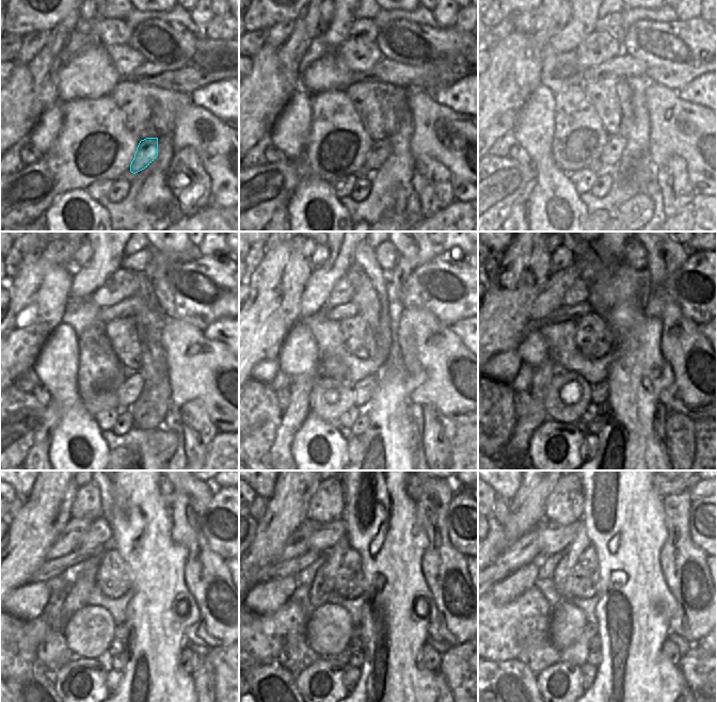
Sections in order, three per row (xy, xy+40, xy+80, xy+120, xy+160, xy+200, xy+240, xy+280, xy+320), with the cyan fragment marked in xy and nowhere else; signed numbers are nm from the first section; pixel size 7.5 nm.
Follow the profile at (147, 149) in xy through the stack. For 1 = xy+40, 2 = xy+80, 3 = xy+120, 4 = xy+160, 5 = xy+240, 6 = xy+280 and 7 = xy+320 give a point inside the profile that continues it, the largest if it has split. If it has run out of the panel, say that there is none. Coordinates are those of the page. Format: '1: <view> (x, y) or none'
1: xy+40 (381, 149)
2: xy+80 (612, 152)
3: xy+120 (130, 391)
4: xy+160 (364, 391)
5: xy+240 (122, 632)
6: xy+280 (356, 632)
7: xy+320 (576, 654)

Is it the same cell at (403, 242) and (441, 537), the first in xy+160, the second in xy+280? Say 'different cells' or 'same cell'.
same cell

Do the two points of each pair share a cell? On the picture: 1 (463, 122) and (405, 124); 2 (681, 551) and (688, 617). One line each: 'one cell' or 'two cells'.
1: two cells
2: one cell

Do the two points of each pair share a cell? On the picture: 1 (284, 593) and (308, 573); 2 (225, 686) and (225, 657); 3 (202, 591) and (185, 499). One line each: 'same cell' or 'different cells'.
1: different cells
2: same cell
3: same cell

